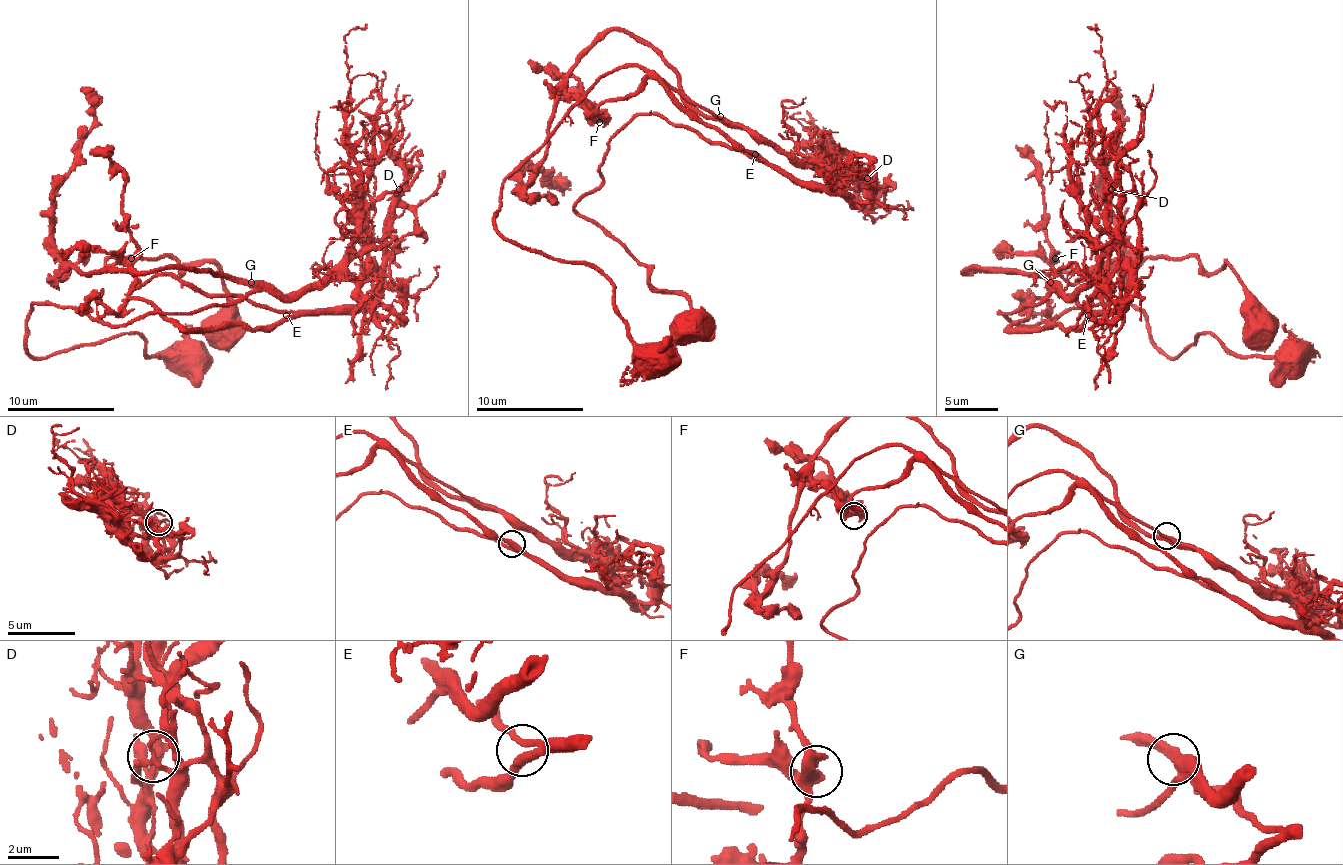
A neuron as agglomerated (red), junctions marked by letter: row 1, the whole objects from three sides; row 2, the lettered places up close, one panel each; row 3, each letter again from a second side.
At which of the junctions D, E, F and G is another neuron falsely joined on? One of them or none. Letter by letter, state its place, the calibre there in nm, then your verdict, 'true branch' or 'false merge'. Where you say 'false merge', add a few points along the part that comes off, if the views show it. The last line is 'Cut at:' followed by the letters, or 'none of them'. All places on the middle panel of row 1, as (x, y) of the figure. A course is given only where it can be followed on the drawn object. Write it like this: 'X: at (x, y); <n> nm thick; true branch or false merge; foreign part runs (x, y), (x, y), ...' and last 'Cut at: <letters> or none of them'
D: at (867, 178); 160 nm thick; false merge; foreign part runs (868, 178), (854, 205), (634, 116), (575, 208), (704, 315), (688, 331)
E: at (755, 154); 300 nm thick; true branch
F: at (599, 122); 440 nm thick; true branch
G: at (720, 116); 360 nm thick; true branch
Cut at: D

